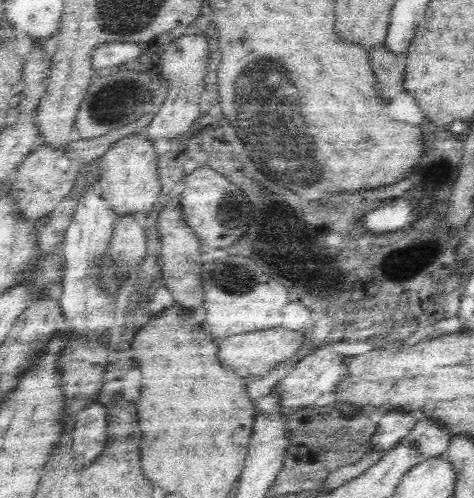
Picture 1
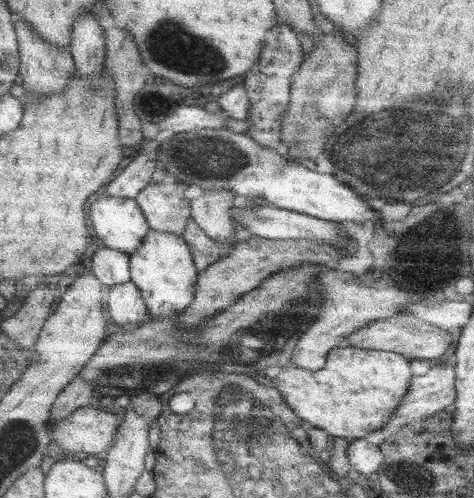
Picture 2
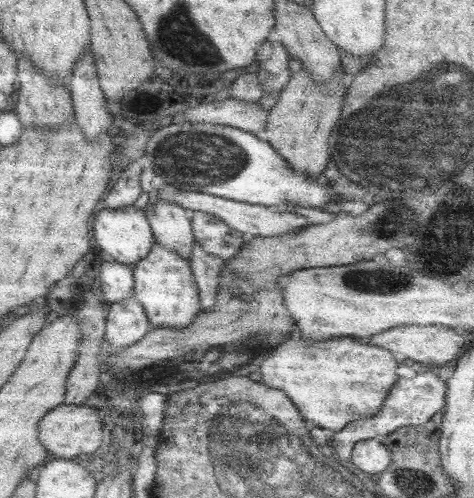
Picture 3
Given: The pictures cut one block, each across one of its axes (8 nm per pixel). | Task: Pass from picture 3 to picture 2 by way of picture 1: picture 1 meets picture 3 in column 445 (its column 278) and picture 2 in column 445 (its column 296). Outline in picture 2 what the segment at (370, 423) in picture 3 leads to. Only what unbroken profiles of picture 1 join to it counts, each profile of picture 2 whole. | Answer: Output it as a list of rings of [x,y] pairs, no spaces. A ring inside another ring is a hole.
[[[437,364],[423,376],[413,376],[409,390],[389,424],[397,426],[405,420],[405,424],[421,422],[431,414],[441,412],[445,406],[453,404],[457,398],[455,392],[455,370],[453,366]]]

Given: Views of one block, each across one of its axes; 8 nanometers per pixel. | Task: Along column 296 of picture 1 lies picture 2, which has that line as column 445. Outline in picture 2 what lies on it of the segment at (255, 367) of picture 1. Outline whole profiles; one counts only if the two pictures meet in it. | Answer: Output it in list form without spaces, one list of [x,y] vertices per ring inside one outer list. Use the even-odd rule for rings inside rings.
[[[405,314],[371,322],[371,324],[359,328],[359,330],[353,330],[347,336],[347,346],[351,346],[351,348],[381,350],[381,352],[401,354],[403,358],[409,358],[409,360],[433,360],[433,358],[439,358],[439,356],[443,356],[447,352],[449,344],[451,344],[451,334],[449,332],[439,330],[435,326],[429,326],[427,322],[405,316]]]

